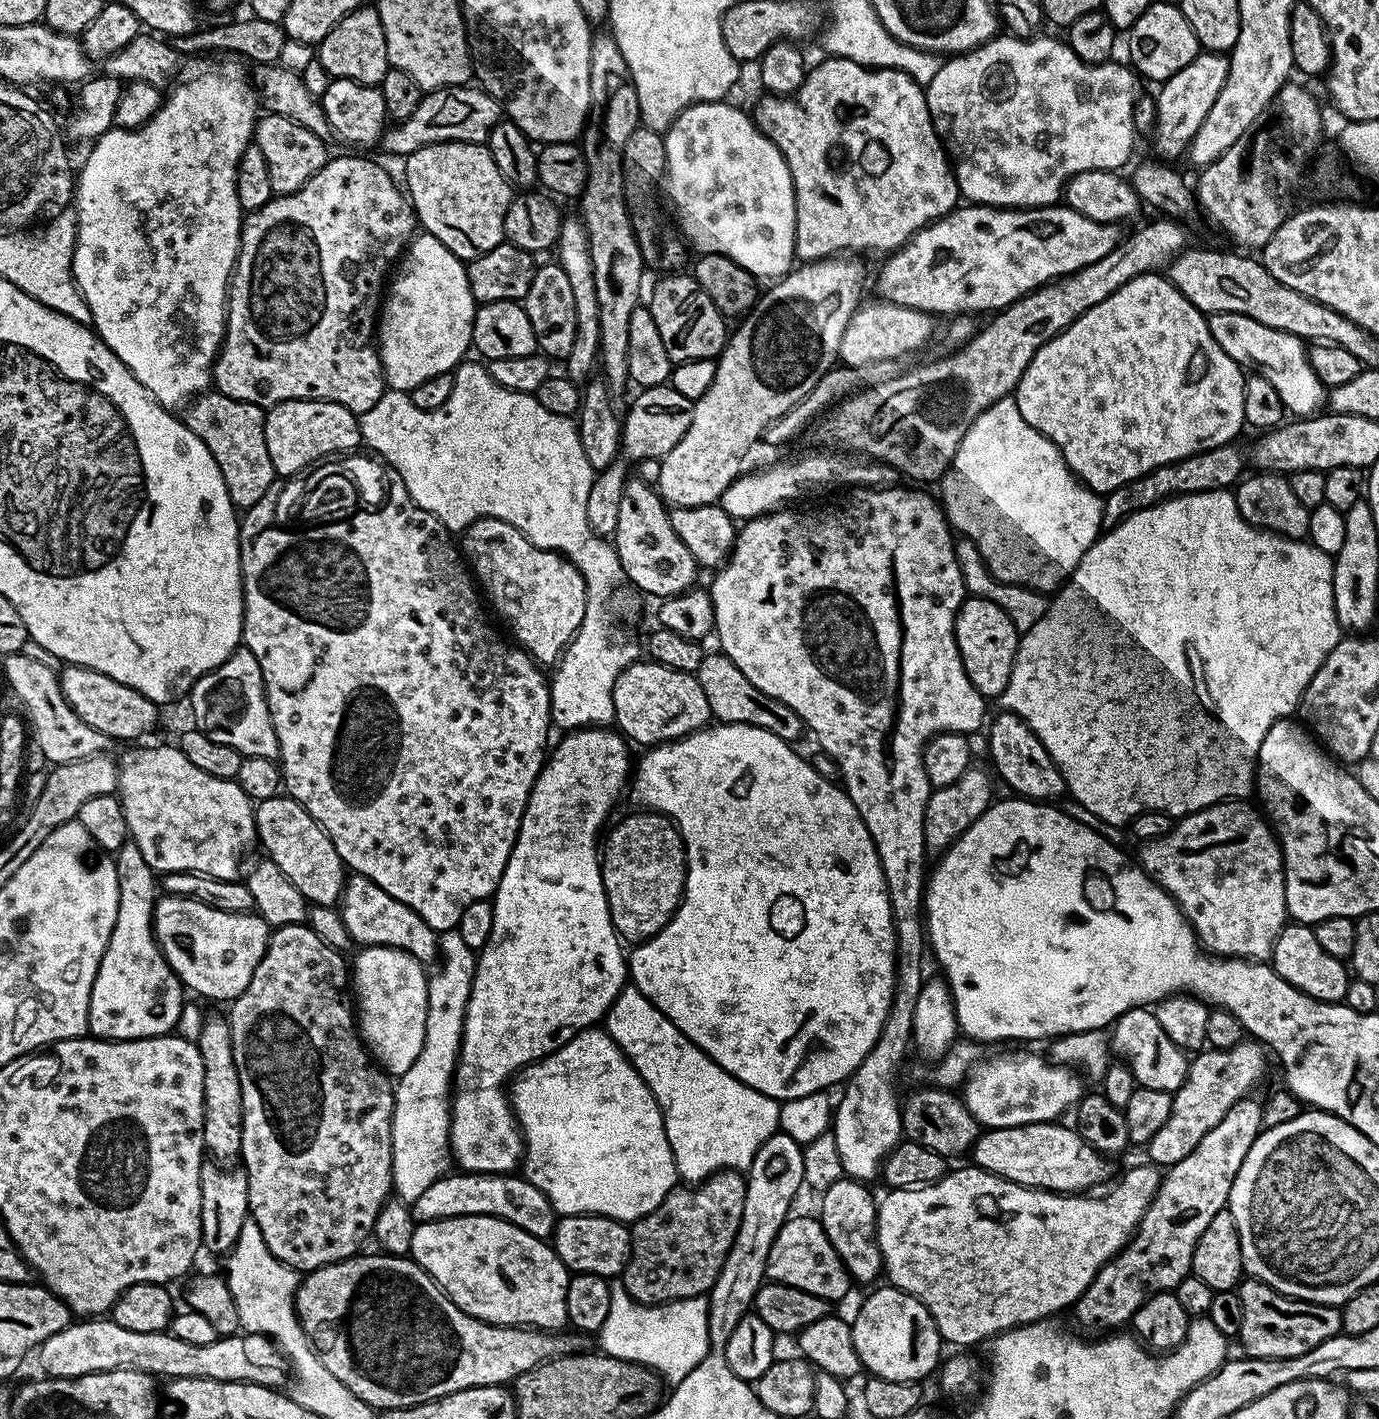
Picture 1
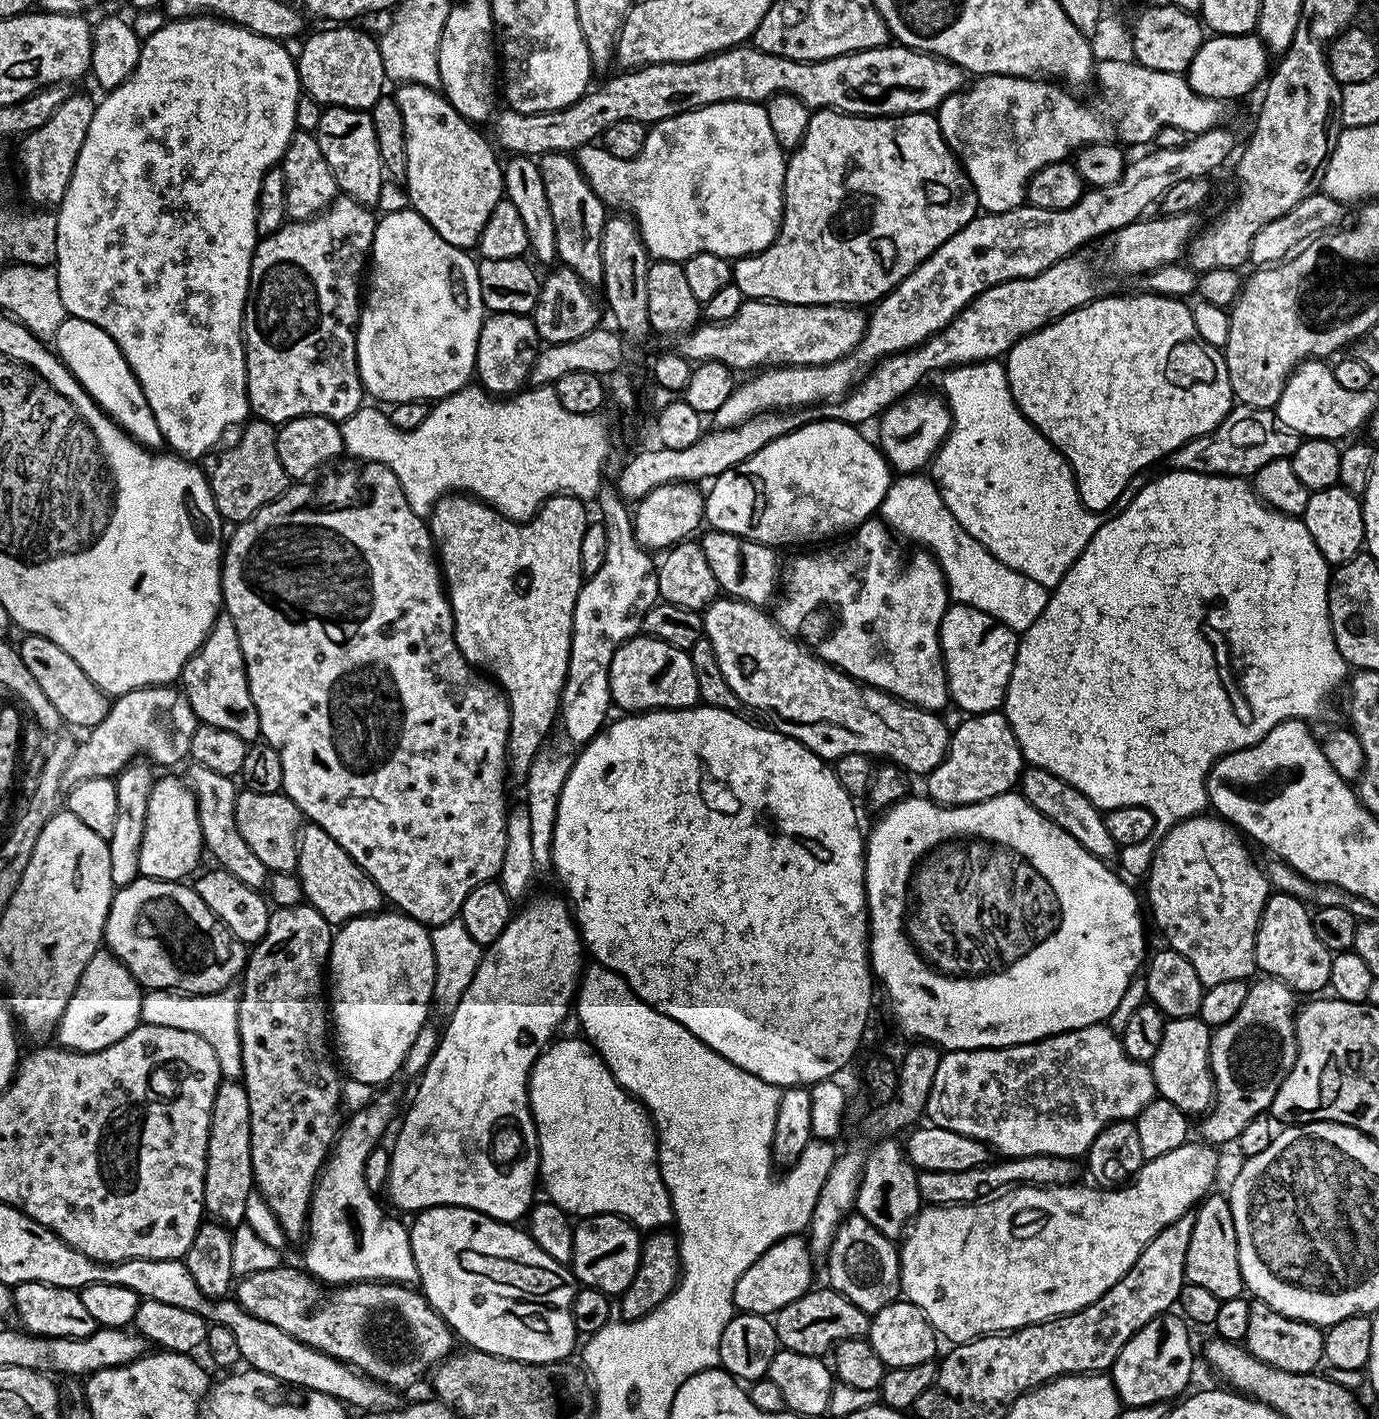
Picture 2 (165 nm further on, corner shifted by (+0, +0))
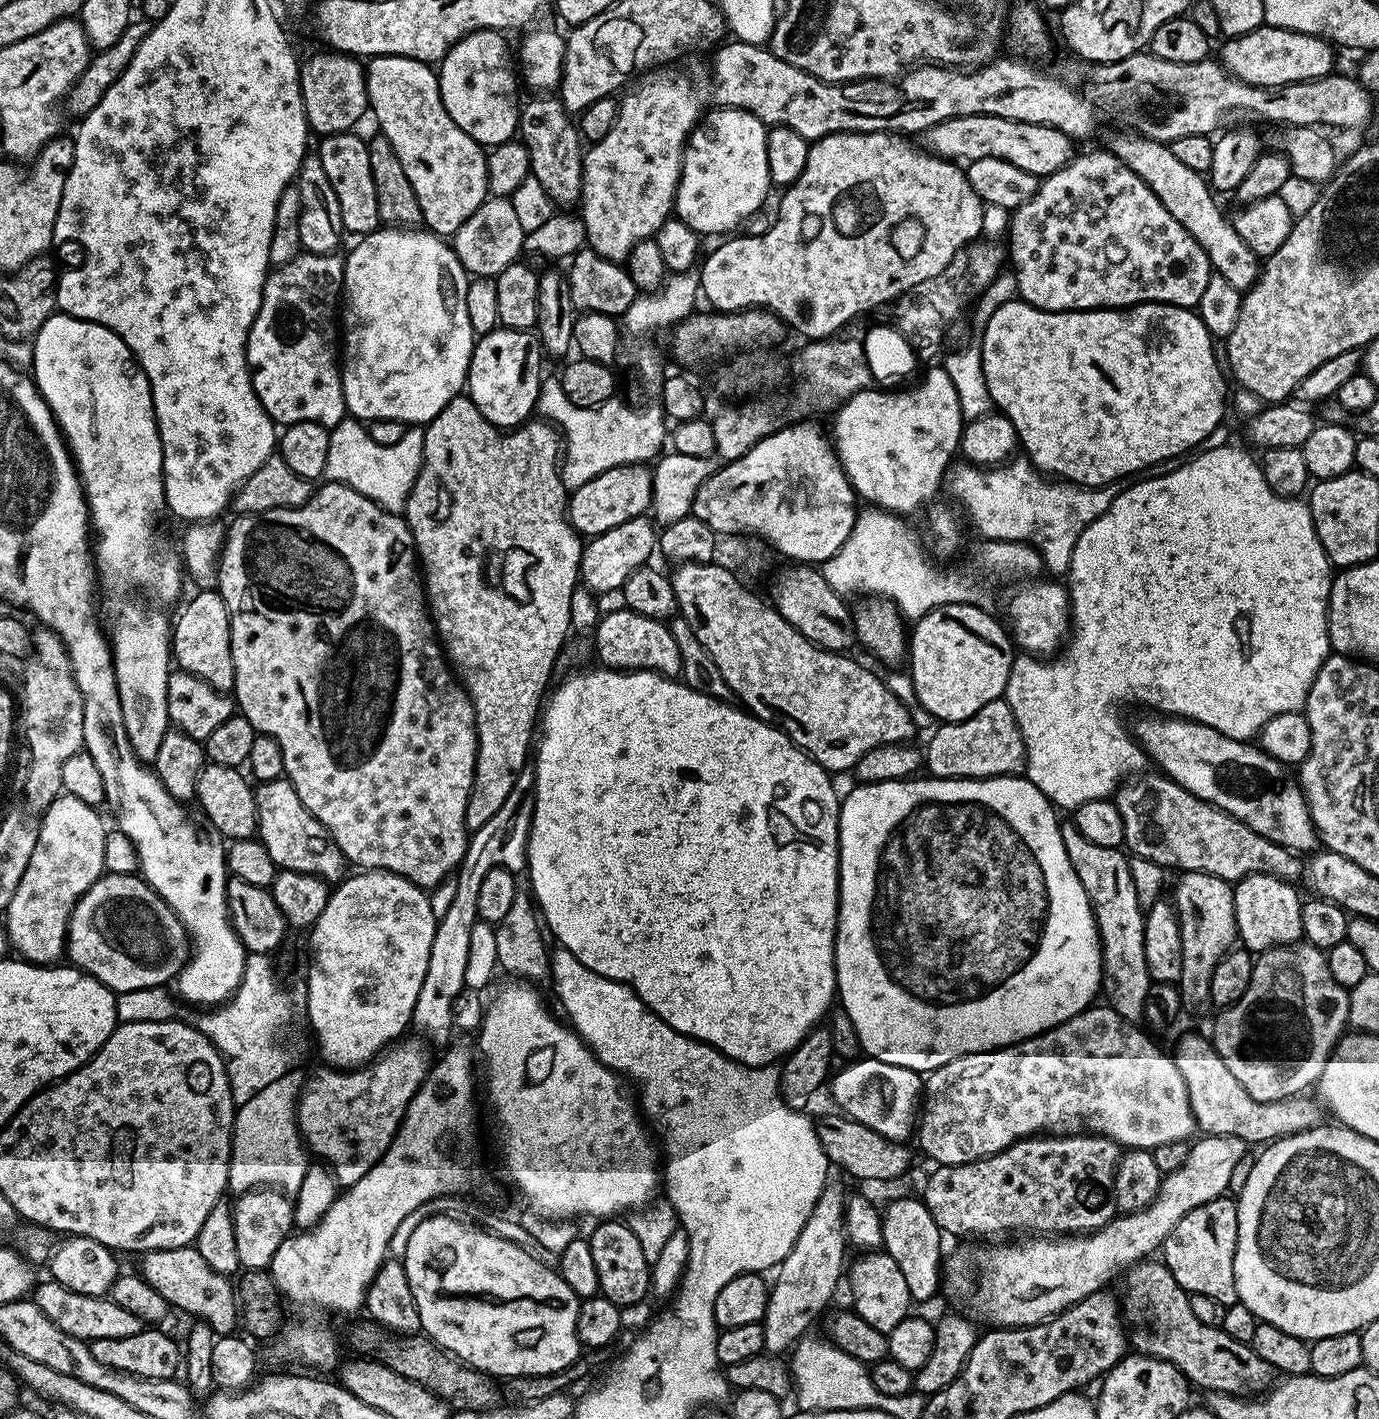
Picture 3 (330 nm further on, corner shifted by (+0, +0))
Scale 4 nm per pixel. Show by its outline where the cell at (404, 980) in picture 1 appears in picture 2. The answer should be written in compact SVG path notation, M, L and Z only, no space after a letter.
M381 910L370 916L359 916L339 925L338 931L332 938L332 949L328 955L328 966L326 969L326 976L330 981L330 1024L334 1029L334 1048L338 1053L339 1063L342 1065L343 1071L351 1079L373 1086L384 1086L380 1084L394 1079L396 1075L398 1077L401 1075L406 1054L410 1054L410 1046L414 1046L414 1040L418 1038L420 1031L429 1023L428 1008L430 1012L434 1004L432 991L434 990L434 982L436 981L436 963L434 962L431 931L425 925L420 924L414 918L405 916L399 910L388 911Z

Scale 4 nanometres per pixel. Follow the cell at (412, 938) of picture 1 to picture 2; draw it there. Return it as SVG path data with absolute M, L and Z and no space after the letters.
M311 822L303 825L298 836L298 875L304 899L326 918L329 924L339 926L359 916L373 915L385 907L380 888L357 864L322 830Z

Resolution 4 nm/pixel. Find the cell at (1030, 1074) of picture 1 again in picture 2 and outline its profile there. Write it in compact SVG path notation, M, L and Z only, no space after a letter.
M1107 1023L1091 1024L1073 1032L1060 1032L1057 1036L1047 1036L1045 1040L1035 1040L1033 1044L1012 1044L1008 1048L971 1048L968 1052L945 1051L938 1062L938 1071L934 1073L934 1086L930 1086L930 1098L924 1107L927 1119L935 1127L942 1130L954 1130L954 1134L962 1134L966 1138L974 1138L987 1144L989 1149L996 1148L1004 1158L1017 1156L1067 1156L1083 1157L1089 1146L1098 1138L1098 1134L1106 1127L1119 1120L1135 1121L1136 1116L1152 1100L1157 1099L1156 1083L1152 1077L1151 1067L1126 1054L1119 1035L1108 1027Z

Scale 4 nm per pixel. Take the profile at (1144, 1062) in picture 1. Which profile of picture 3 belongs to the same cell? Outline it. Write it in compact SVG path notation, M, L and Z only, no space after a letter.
M1188 1032L1176 1044L1174 1059L1178 1066L1178 1074L1182 1074L1182 1082L1186 1082L1186 1094L1188 1095L1187 1111L1192 1111L1192 1116L1196 1119L1196 1124L1201 1129L1201 1133L1210 1136L1237 1136L1242 1138L1245 1145L1260 1144L1267 1146L1274 1140L1280 1140L1283 1136L1293 1136L1299 1132L1304 1132L1308 1128L1317 1127L1321 1123L1320 1112L1322 1108L1319 1103L1307 1100L1307 1095L1289 1096L1287 1100L1275 1100L1269 1104L1258 1102L1246 1094L1246 1089L1242 1087L1242 1082L1230 1074L1226 1062L1218 1054L1215 1043L1204 1036L1199 1036L1196 1032Z

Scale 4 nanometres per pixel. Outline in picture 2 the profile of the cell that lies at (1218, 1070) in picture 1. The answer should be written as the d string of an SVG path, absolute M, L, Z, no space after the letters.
M1260 978L1257 984L1253 983L1246 994L1246 1002L1242 1006L1242 1010L1238 1010L1238 1014L1234 1014L1234 1018L1230 1018L1230 1022L1226 1022L1222 1027L1215 1029L1212 1032L1212 1041L1210 1042L1210 1066L1212 1067L1212 1087L1214 1089L1214 1103L1207 1112L1203 1113L1200 1124L1199 1139L1203 1143L1211 1144L1213 1146L1221 1146L1220 1144L1228 1144L1239 1141L1242 1130L1246 1130L1246 1122L1250 1122L1255 1116L1265 1115L1271 1109L1274 1098L1278 1094L1278 1090L1282 1086L1282 1082L1288 1077L1288 1071L1294 1066L1296 1061L1296 1018L1298 1011L1297 993L1289 988L1287 984L1283 984L1281 980L1274 980L1271 978Z

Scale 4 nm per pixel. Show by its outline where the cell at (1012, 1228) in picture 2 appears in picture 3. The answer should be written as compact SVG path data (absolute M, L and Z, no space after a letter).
M1237 1136L1199 1137L1201 1140L1189 1147L1186 1162L1178 1166L1178 1170L1167 1173L1160 1181L1160 1189L1156 1201L1140 1212L1130 1212L1117 1215L1109 1224L1087 1234L1064 1234L1056 1238L1016 1238L1013 1244L996 1242L993 1248L979 1248L979 1243L972 1242L969 1248L960 1248L957 1252L947 1253L942 1264L943 1295L953 1296L956 1300L968 1304L967 1315L973 1321L984 1326L996 1328L1028 1328L1031 1324L1041 1324L1050 1320L1059 1312L1073 1308L1079 1300L1084 1300L1090 1294L1101 1291L1104 1284L1116 1271L1127 1269L1133 1264L1141 1263L1153 1255L1152 1251L1159 1249L1170 1230L1190 1214L1198 1206L1216 1200L1229 1191L1230 1174L1234 1174L1234 1166L1242 1162L1246 1155L1246 1145Z

